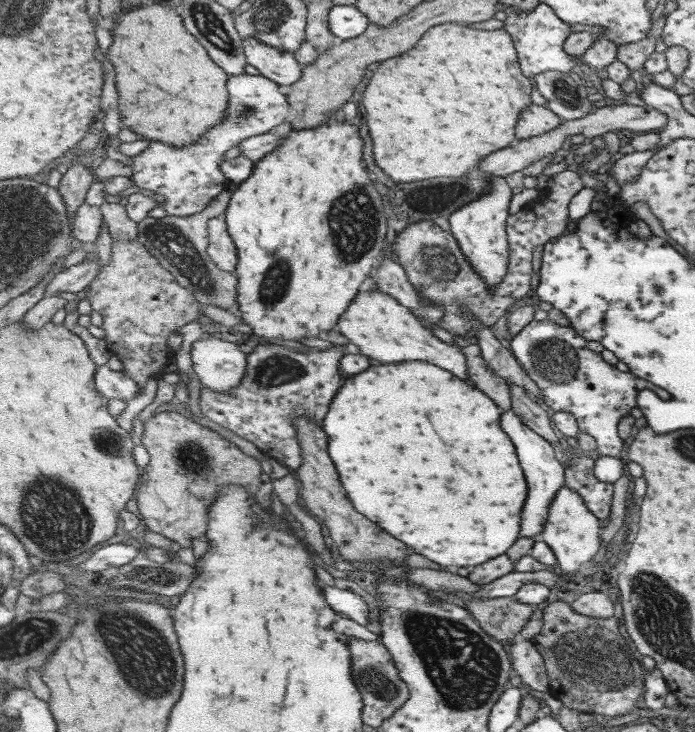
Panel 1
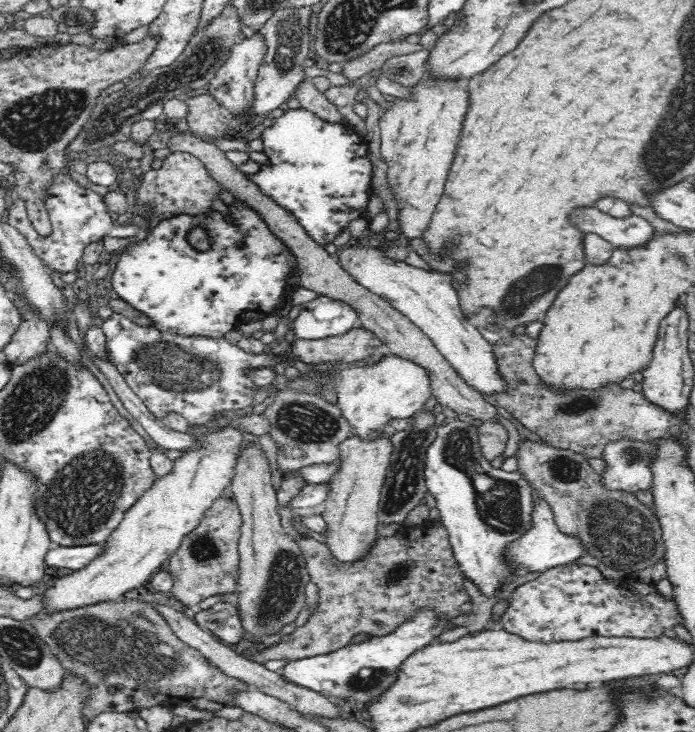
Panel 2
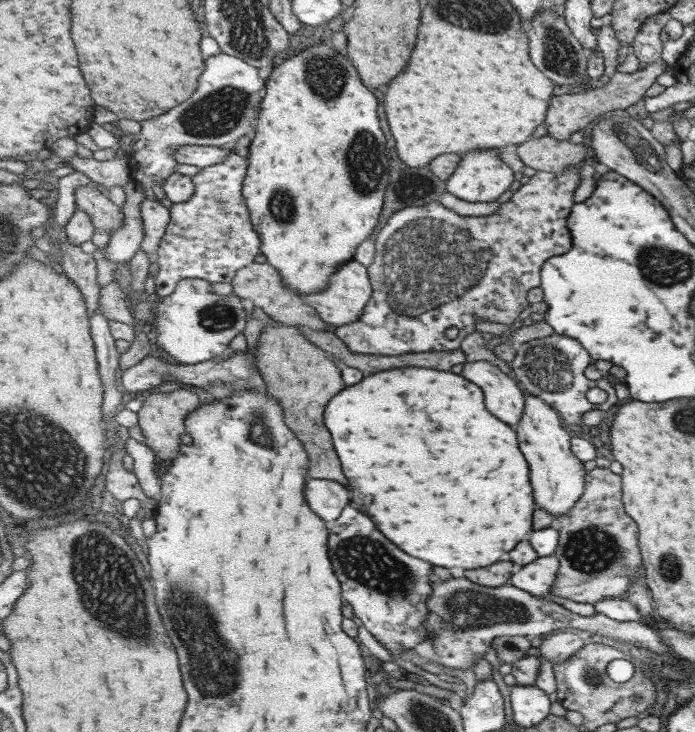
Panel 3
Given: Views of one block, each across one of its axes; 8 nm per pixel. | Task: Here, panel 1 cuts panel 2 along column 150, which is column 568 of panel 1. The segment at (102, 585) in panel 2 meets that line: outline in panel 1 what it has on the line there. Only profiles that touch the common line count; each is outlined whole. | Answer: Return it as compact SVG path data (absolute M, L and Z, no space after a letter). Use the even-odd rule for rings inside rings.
M567 484L561 487L548 515L548 524L545 525L539 539L545 541L553 549L561 575L577 576L585 568L585 564L591 566L603 553L604 544L601 541L603 524L600 518L589 510L584 498Z

